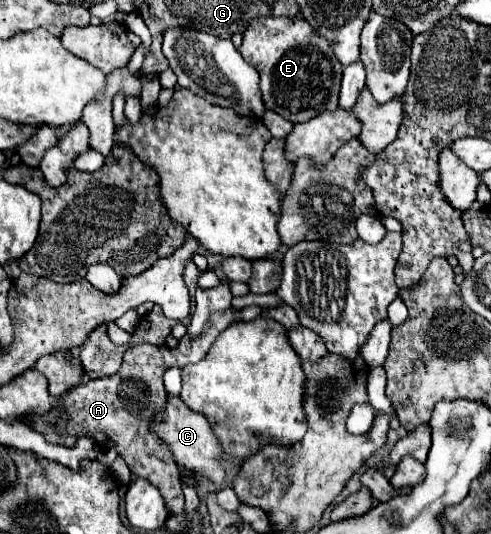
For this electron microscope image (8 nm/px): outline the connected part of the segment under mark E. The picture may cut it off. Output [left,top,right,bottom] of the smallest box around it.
[239,16,343,122]

